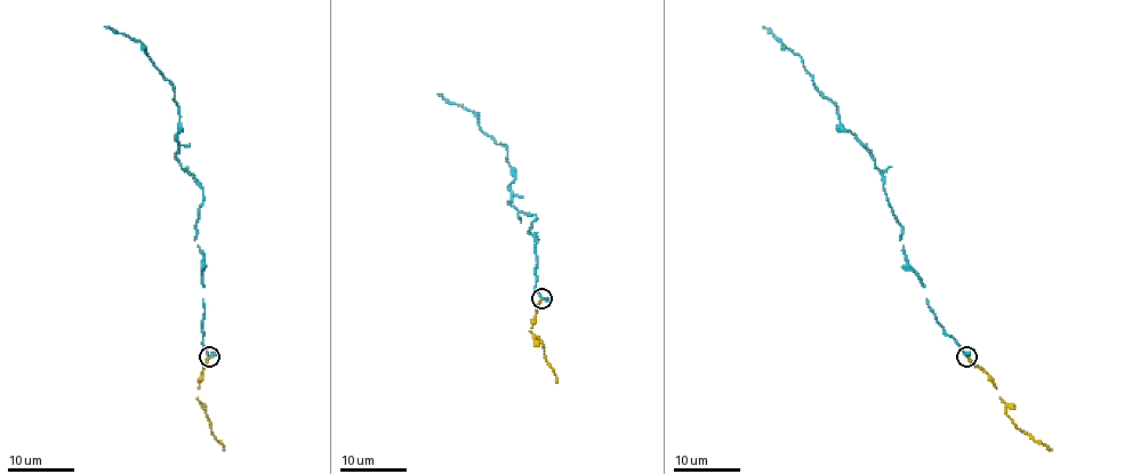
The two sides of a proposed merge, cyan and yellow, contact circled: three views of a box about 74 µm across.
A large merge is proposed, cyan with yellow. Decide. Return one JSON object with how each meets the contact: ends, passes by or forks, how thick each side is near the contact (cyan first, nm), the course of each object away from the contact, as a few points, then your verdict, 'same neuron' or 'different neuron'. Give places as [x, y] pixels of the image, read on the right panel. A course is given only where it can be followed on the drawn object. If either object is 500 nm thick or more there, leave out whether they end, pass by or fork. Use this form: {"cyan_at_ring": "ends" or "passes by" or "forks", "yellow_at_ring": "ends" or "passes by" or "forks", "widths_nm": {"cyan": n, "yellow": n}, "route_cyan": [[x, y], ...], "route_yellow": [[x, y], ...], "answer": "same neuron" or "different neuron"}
{"cyan_at_ring": "passes by", "yellow_at_ring": "ends", "widths_nm": {"cyan": 320, "yellow": 200}, "route_cyan": [[966, 356], [908, 263], [872, 157], [801, 58], [763, 26]], "route_yellow": [[968, 356], [988, 375], [1006, 406], [1006, 415], [1011, 422], [1051, 450]], "answer": "same neuron"}

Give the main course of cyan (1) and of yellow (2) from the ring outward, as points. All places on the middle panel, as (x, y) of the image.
1: (543, 297), (536, 235), (527, 231), (536, 216), (508, 202), (507, 149), (472, 111), (438, 94)
2: (543, 299), (530, 332), (543, 343), (544, 358), (558, 383)

